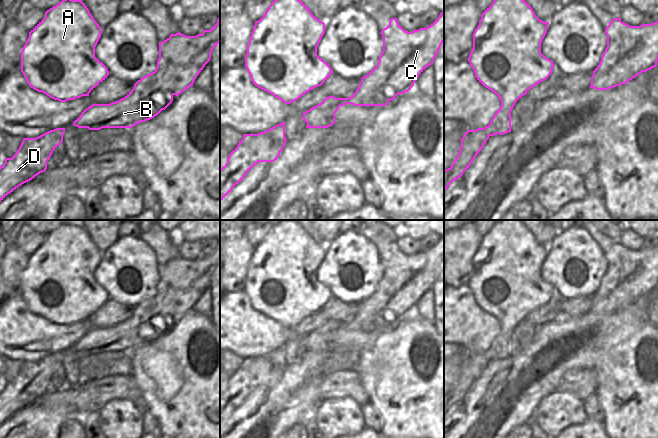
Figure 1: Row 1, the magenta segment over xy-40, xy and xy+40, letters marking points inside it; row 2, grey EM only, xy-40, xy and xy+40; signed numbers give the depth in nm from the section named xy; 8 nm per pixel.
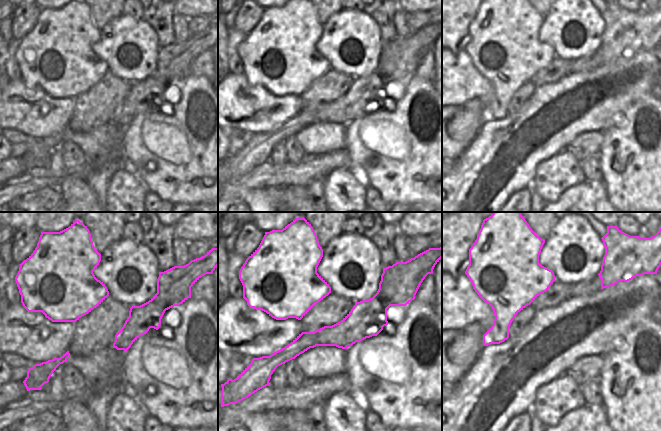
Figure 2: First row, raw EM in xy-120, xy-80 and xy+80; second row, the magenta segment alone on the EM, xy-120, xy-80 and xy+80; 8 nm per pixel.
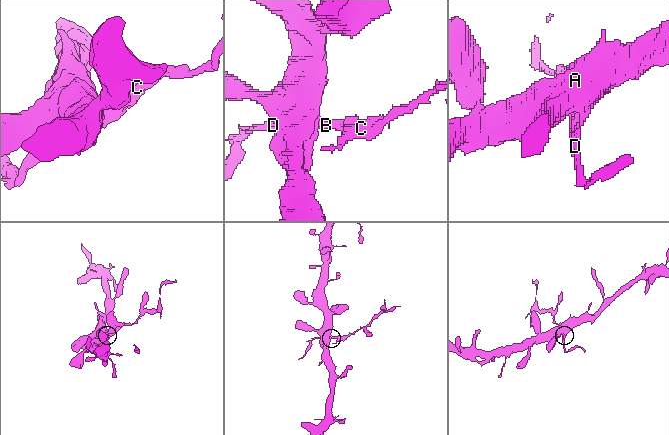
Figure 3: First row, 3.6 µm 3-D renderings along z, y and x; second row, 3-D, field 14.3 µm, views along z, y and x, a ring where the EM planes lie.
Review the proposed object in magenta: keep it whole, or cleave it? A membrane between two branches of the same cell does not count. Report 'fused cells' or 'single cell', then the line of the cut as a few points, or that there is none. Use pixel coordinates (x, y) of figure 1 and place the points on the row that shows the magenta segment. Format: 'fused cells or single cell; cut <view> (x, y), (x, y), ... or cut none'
fused cells; cut xy (284, 127), (278, 127), (267, 133), (262, 132)

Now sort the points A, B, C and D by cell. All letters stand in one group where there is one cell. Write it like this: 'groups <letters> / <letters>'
groups A / B C D

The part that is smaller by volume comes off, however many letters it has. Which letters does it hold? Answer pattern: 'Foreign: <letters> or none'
Foreign: B, C, D

